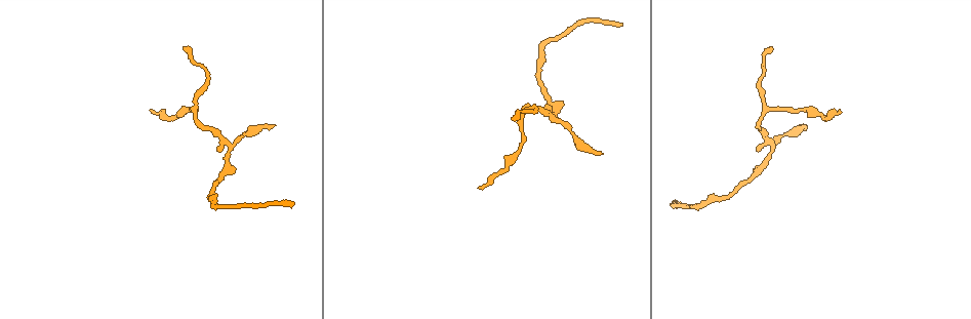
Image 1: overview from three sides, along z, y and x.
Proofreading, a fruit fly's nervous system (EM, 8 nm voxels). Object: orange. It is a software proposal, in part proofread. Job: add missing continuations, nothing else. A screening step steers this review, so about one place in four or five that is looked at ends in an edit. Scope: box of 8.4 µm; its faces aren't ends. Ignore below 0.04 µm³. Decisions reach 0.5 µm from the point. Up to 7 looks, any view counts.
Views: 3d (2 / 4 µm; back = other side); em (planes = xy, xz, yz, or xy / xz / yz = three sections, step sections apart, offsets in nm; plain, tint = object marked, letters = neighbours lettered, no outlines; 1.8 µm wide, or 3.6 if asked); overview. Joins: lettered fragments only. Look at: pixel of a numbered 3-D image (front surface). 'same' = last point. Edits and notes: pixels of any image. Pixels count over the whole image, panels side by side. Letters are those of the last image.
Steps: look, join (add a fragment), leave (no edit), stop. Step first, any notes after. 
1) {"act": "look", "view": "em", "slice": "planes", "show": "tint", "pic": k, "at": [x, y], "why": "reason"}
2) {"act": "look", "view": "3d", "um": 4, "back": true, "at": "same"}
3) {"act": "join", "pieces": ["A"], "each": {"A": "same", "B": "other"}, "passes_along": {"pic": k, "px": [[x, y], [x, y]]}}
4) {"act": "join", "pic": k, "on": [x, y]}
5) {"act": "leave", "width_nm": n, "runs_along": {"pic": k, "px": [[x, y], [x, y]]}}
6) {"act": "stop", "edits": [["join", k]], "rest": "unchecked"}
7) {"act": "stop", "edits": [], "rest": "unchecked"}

{"act": "look", "view": "3d", "um": 4, "back": true, "pic": 1, "at": [677, 202], "why": "tapers out"}

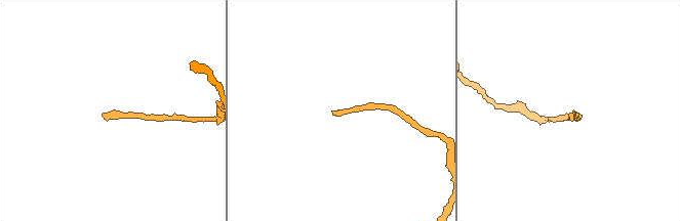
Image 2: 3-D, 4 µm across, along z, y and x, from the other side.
{"act": "look", "view": "em", "um": 3.6, "slice": "planes", "show": "plain", "pic": 2, "at": [332, 114]}

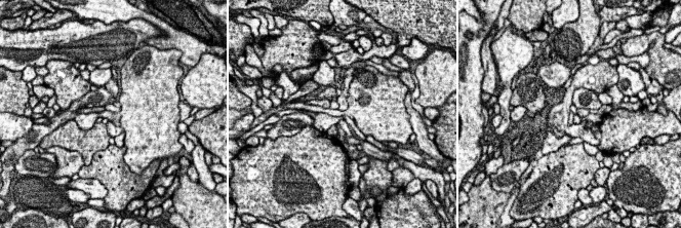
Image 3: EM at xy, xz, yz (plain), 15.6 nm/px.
{"act": "look", "view": "em", "um": 3.6, "slice": "planes", "show": "letters", "at": "same"}

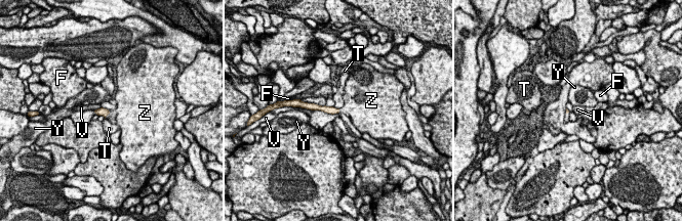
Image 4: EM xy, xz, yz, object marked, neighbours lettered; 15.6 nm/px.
{"act": "join", "pieces": ["Z"], "each": {"F": "other", "T": "other", "V": "other", "Y": "other", "Z": "same"}, "passes_along": {"pic": 4, "px": [[99, 112], [108, 115], [123, 116]]}, "found": "it goes on there"}

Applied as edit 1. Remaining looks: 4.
{"act": "look", "view": "overview", "why": "see it whole again"}

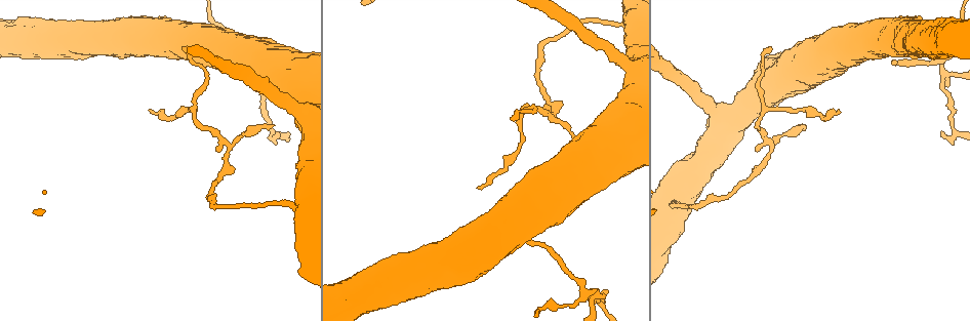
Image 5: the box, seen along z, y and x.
{"act": "look", "view": "em", "slice": "xy", "step": 8, "show": "tint", "pic": 5, "at": [229, 149], "why": "abrupt turn"}

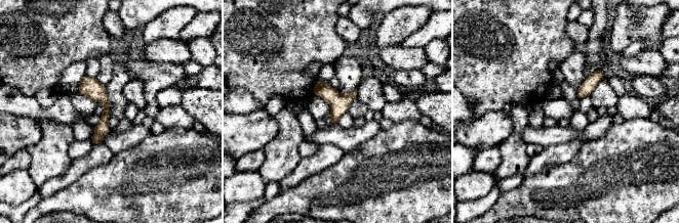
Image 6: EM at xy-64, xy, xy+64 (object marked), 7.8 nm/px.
{"act": "look", "view": "em", "slice": "xy", "step": 8, "show": "letters", "at": "same", "why": "what lies round it"}

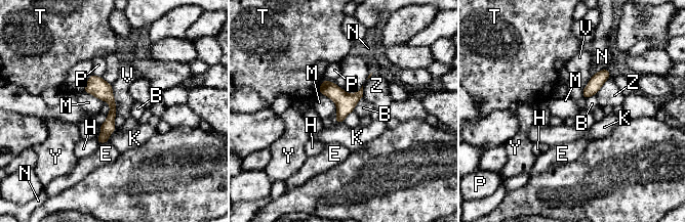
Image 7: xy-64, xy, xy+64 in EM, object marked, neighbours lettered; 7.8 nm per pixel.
{"act": "leave", "width_nm": 30, "each": {"B": "other", "E": "other", "H": "other", "K": "other", "M": "other", "N": "other", "P": "other", "T": "other", "V": "other", "Y": "other", "Z": "other"}, "runs_along": {"pic": 7, "px": [[92, 78], [112, 102], [102, 140]]}, "found": "none of them fits"}

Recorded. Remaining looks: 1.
{"act": "stop", "edits": [["join", 4]], "rest": "unchecked"}

